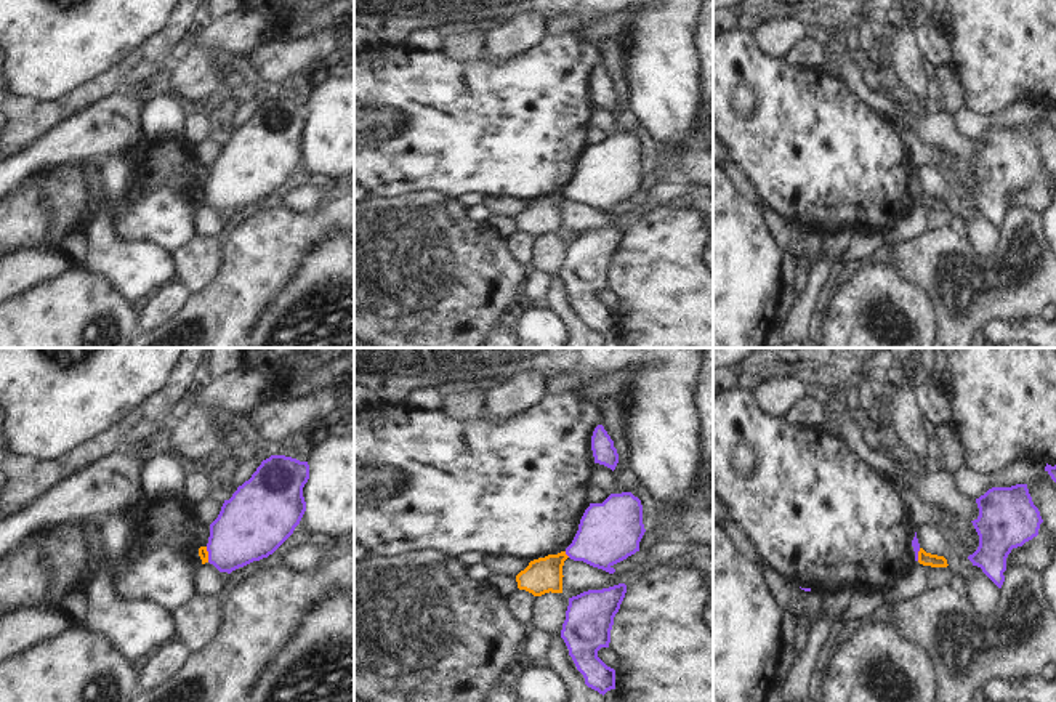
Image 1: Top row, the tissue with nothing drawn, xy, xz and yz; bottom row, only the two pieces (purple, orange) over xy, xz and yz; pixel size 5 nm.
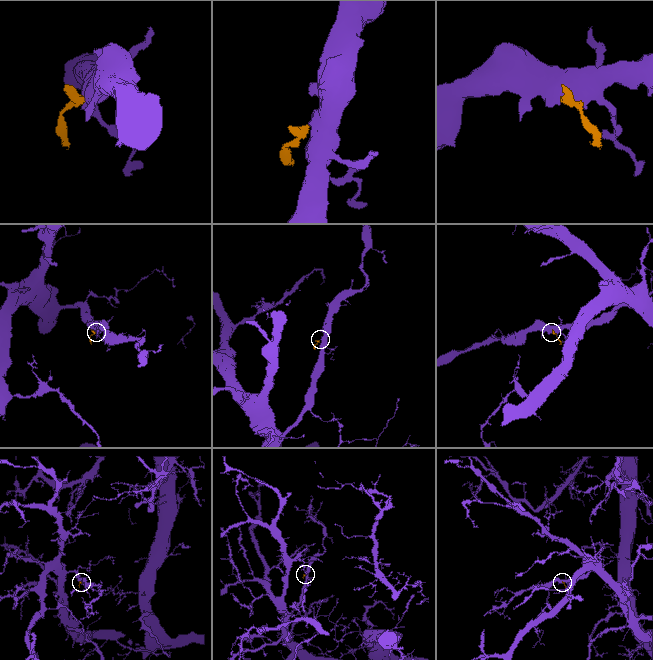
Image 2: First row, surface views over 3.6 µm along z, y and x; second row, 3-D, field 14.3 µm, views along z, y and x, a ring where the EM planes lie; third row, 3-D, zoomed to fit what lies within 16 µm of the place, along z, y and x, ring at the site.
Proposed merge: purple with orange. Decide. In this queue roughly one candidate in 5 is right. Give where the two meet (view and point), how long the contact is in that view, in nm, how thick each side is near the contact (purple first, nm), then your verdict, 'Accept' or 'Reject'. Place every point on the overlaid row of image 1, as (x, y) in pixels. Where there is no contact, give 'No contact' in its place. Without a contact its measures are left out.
Touches purple at xz (568, 555). Shared border 40 nm. Thickness 300 nm (purple) against 180 nm. Reject.

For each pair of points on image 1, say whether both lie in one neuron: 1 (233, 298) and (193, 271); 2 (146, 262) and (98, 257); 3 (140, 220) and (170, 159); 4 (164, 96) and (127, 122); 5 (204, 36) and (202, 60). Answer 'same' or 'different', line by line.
1: different
2: same
3: same
4: different
5: different

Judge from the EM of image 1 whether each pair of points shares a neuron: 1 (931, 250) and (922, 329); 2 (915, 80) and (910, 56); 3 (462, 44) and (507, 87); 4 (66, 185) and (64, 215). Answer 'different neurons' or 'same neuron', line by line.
1: different neurons
2: same neuron
3: different neurons
4: same neuron

